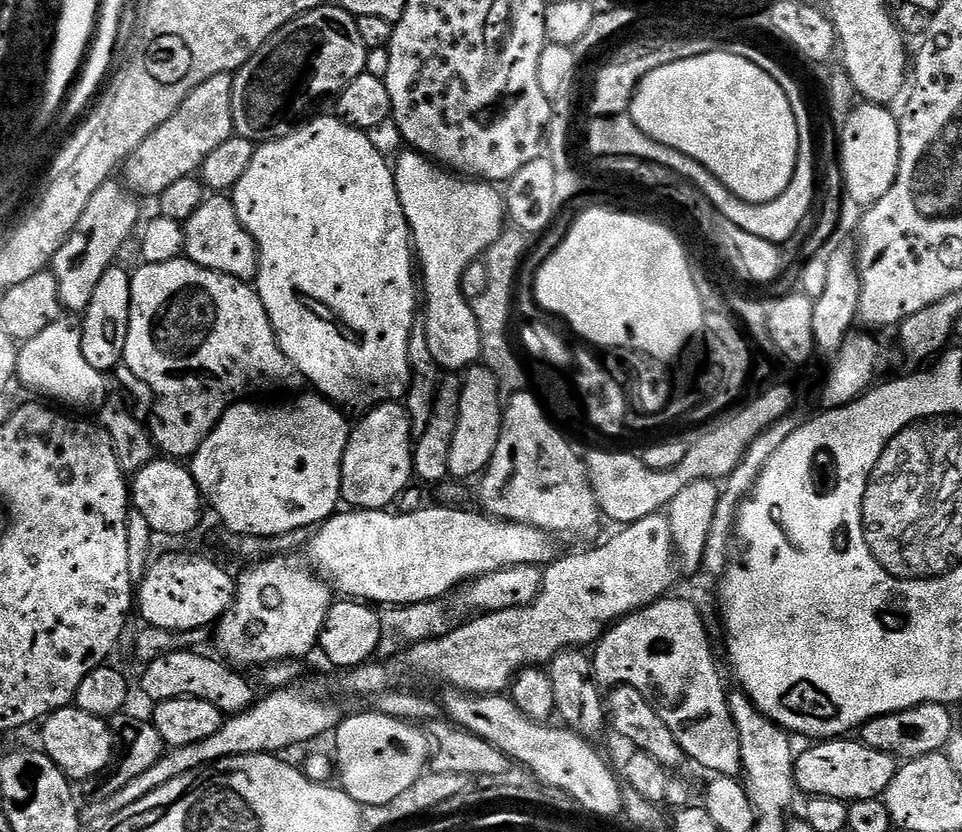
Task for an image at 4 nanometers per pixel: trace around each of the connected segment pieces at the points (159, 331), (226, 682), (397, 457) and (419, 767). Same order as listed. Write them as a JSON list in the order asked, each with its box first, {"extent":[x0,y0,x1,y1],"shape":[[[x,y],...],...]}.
[{"extent":[123,258,302,458],"shape":[[[181,258],[162,262],[161,264],[141,263],[137,272],[131,273],[132,277],[132,301],[130,302],[130,322],[128,323],[128,333],[126,334],[126,350],[124,351],[123,363],[128,365],[130,370],[142,378],[150,390],[153,391],[155,404],[152,408],[150,419],[150,437],[153,445],[165,457],[168,458],[191,458],[202,446],[202,442],[214,430],[214,426],[226,414],[226,410],[232,404],[239,404],[249,398],[264,398],[267,392],[292,392],[302,384],[302,377],[299,370],[282,354],[282,350],[276,341],[274,330],[270,326],[270,318],[260,301],[260,295],[256,293],[255,287],[251,283],[236,280],[232,276],[220,276],[216,272],[211,272],[208,268],[198,266],[190,259]]]},{"extent":[140,650,258,716],"shape":[[[196,650],[175,652],[146,665],[143,669],[144,673],[140,676],[140,688],[144,691],[145,698],[152,700],[151,702],[159,702],[189,696],[198,698],[202,702],[210,702],[210,706],[214,706],[219,712],[228,716],[237,716],[252,707],[258,693],[252,689],[251,682],[244,677],[247,675],[236,671],[223,659],[211,660],[208,656],[200,655],[204,654]]]},{"extent":[340,402,414,512],"shape":[[[385,402],[375,405],[363,413],[364,416],[360,421],[355,421],[354,427],[349,431],[348,441],[346,442],[346,450],[344,451],[344,457],[342,458],[342,466],[340,467],[340,499],[349,509],[363,510],[366,512],[379,512],[381,510],[388,510],[393,507],[392,503],[403,494],[408,488],[408,483],[413,483],[414,473],[412,471],[412,445],[414,443],[414,437],[412,434],[412,424],[408,418],[407,407],[400,402]]]},{"extent":[334,710,430,805],"shape":[[[375,710],[360,712],[357,716],[341,719],[335,729],[336,752],[334,751],[334,768],[338,773],[339,787],[360,805],[388,804],[400,794],[410,790],[423,776],[430,764],[430,740],[423,727],[406,720],[383,716]]]}]

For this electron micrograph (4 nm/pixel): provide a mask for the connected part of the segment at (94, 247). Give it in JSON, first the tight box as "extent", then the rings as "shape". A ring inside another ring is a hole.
{"extent":[50,179,141,314],"shape":[[[119,179],[108,180],[94,194],[94,198],[90,198],[86,210],[82,210],[82,218],[78,218],[78,226],[54,254],[50,270],[58,282],[60,303],[69,313],[83,314],[88,309],[90,298],[94,298],[94,281],[102,278],[102,274],[106,274],[106,270],[117,263],[116,255],[123,250],[132,231],[134,236],[141,223],[140,208],[136,203],[137,197]],[[64,268],[69,276],[64,276]],[[84,268],[92,268],[89,277],[80,276]]]}

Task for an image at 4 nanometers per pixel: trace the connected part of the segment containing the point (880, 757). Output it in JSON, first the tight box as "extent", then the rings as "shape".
{"extent":[796,738,897,802],"shape":[[[833,738],[796,756],[796,786],[805,797],[825,796],[845,802],[883,797],[896,777],[897,757],[861,744],[856,738]]]}

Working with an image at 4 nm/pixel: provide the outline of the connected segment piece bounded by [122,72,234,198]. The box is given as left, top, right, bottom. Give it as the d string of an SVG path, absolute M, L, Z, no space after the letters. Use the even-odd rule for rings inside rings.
M227 72L206 78L206 82L202 82L202 86L195 88L186 102L178 106L176 113L162 122L162 126L158 126L158 130L154 130L154 134L150 134L142 146L138 146L133 156L127 157L122 168L123 179L137 197L159 198L166 189L174 186L174 182L195 177L206 158L210 158L210 154L214 154L222 142L234 135L232 81L233 77Z

